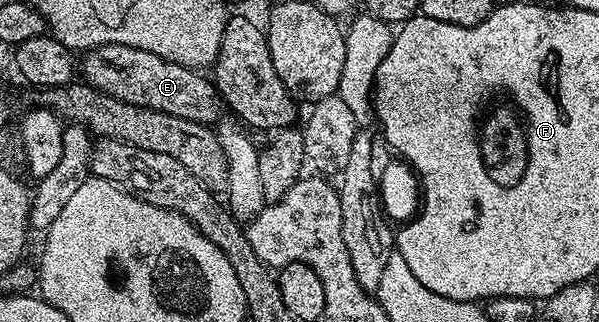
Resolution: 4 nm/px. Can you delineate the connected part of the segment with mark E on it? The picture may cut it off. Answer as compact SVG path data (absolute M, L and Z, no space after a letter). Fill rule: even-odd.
M104 43L92 47L82 58L82 81L115 99L203 125L214 125L222 115L225 103L214 81L210 77L205 78L201 75L204 73L194 67L174 64L156 53L119 43Z

